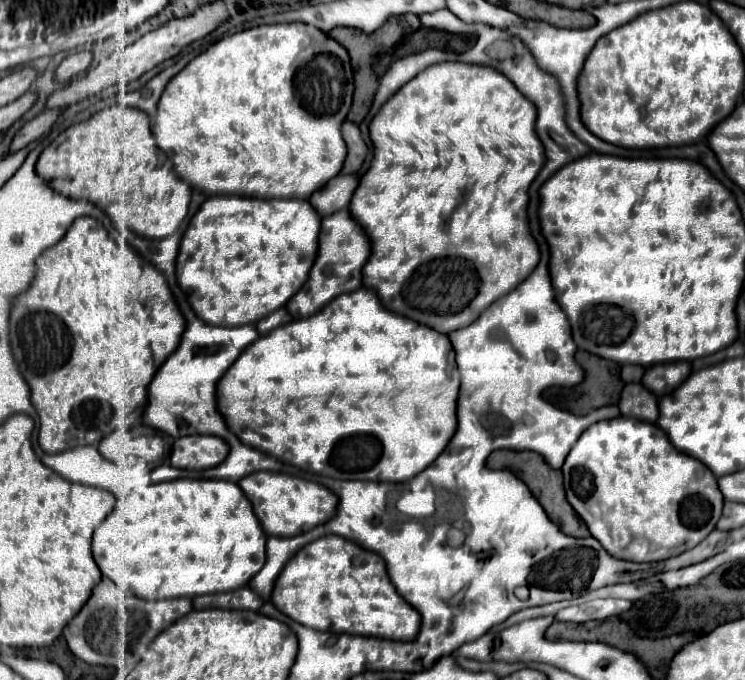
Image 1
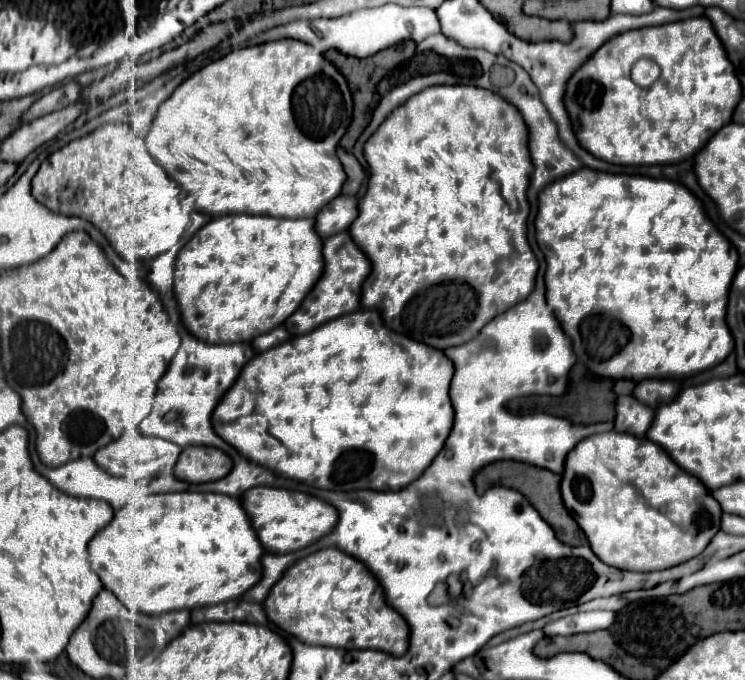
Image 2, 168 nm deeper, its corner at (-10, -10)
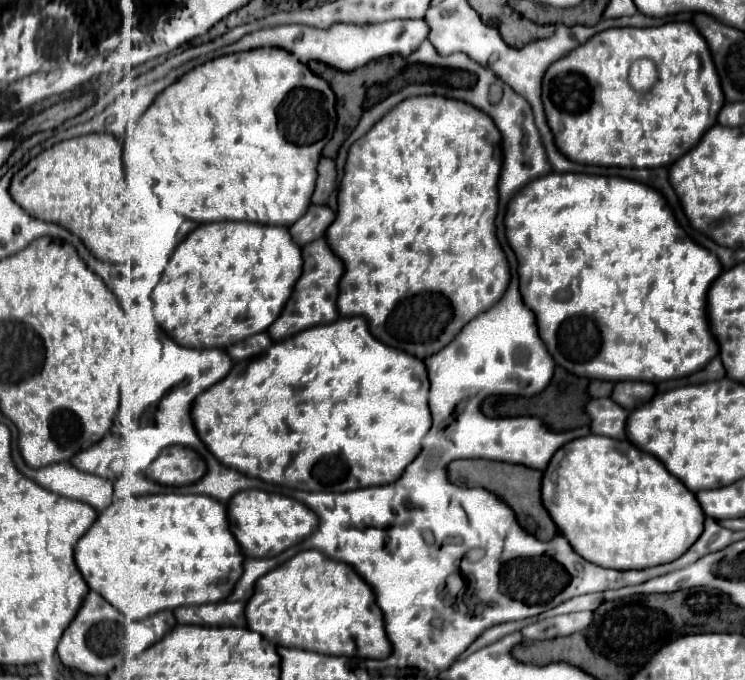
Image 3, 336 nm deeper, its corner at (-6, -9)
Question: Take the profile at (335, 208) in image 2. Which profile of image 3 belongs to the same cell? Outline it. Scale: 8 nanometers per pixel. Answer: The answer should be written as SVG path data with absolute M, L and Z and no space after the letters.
M310 206L308 212L290 226L290 232L298 244L308 244L326 236L326 230L334 222L336 212L328 206Z

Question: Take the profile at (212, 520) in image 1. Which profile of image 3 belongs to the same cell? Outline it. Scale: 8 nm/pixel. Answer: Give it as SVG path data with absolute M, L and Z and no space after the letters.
M150 494L112 502L78 540L74 560L86 584L130 620L142 620L160 610L174 610L178 606L222 602L244 574L244 554L230 532L226 506L198 494Z

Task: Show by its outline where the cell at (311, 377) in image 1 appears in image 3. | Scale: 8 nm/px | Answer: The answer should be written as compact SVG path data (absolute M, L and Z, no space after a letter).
M350 316L350 318L338 318L336 322L314 326L308 330L302 330L294 336L284 338L280 342L274 342L262 356L254 360L240 360L238 364L232 366L230 374L210 386L206 392L202 392L192 406L192 418L194 426L198 430L198 436L204 440L204 444L214 452L214 456L224 464L234 470L240 470L242 474L250 474L252 478L260 478L264 482L280 484L280 486L290 486L296 490L330 490L330 492L346 492L346 490L356 490L356 488L366 488L366 486L382 486L396 482L398 476L406 470L406 466L420 454L422 450L422 440L432 428L432 414L428 406L428 392L430 392L430 380L428 380L428 370L426 364L412 356L406 354L398 348L386 346L378 338L370 334L368 320L364 316Z

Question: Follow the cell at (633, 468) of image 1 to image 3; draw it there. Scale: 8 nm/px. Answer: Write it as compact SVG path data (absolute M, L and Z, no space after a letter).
M600 434L572 440L554 454L542 478L542 502L582 558L618 570L640 570L678 560L704 532L706 520L696 494L674 478L656 456L642 452L630 440L614 440Z

